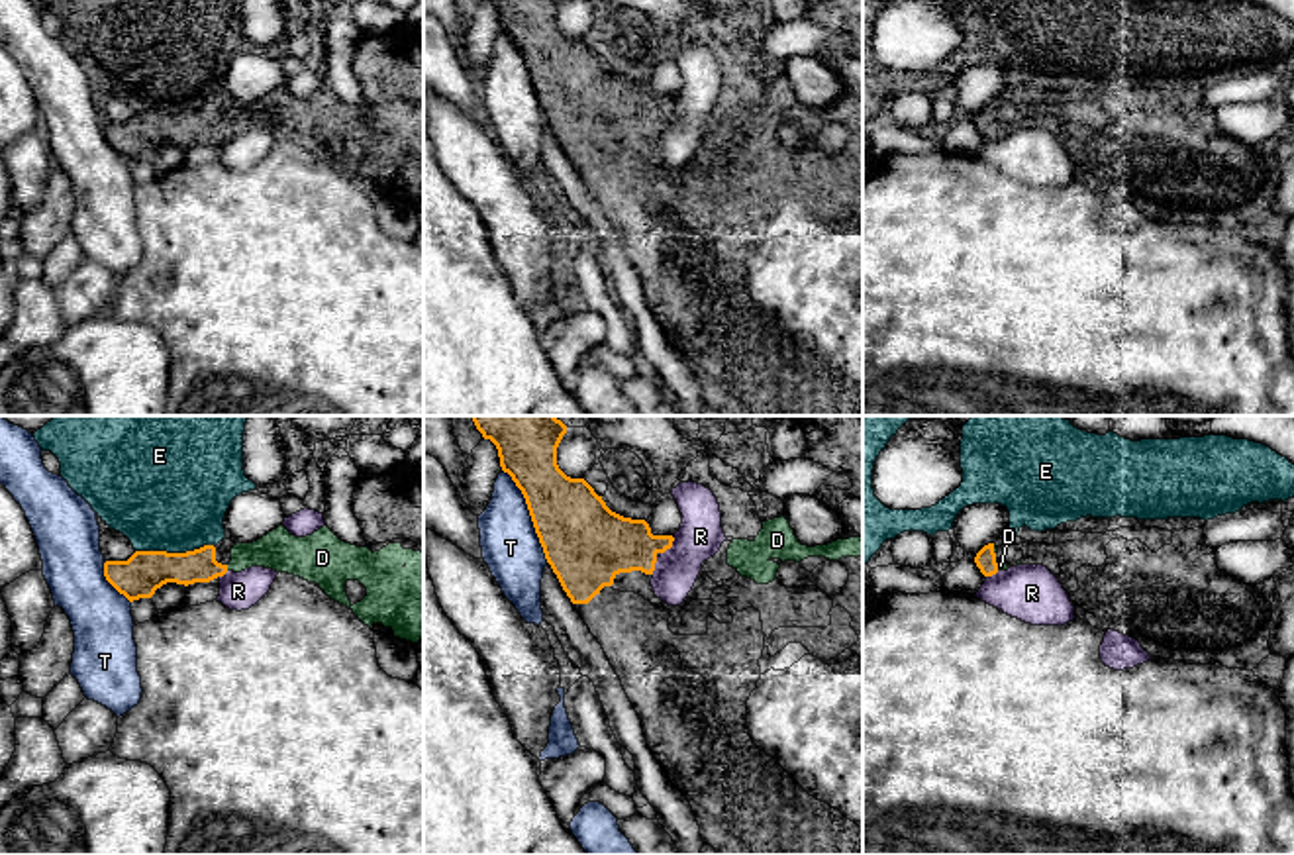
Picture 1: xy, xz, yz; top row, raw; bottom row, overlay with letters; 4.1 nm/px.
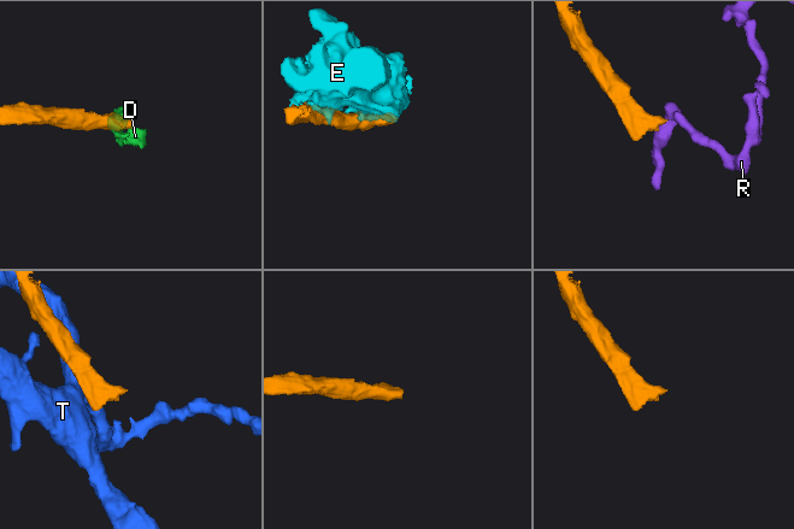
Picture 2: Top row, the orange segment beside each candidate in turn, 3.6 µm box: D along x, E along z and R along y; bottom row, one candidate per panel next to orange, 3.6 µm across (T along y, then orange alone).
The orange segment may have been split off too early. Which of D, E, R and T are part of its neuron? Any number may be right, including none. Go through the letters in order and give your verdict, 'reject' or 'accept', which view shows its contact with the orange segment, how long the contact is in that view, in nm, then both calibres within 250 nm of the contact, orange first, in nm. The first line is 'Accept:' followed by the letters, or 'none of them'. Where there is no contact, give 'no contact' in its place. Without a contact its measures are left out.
Accept: D
D: accept; meets orange in xy; contact 30 nm long; 140 nm thick on the orange side, 170 nm on the other
E: reject; meets orange in xy; contact 320 nm long; 170 nm thick on the orange side, 460 nm on the other
R: reject; meets orange in xz; contact 90 nm long; 260 nm thick on the orange side, 190 nm on the other
T: reject; meets orange in xz; contact 420 nm long; 340 nm thick on the orange side, 240 nm on the other

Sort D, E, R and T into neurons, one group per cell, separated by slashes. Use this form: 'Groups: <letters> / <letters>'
Groups: D / E / R / T

